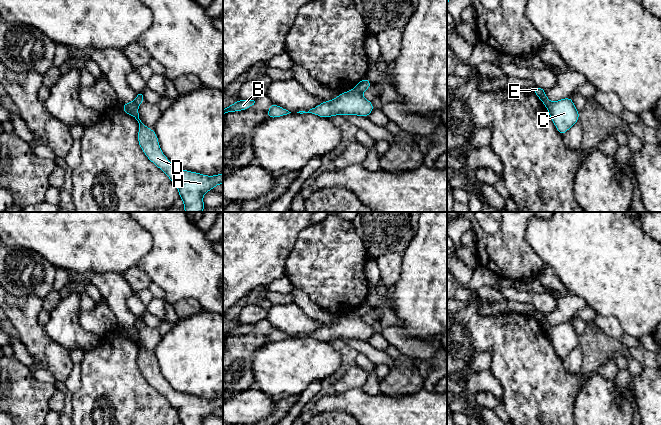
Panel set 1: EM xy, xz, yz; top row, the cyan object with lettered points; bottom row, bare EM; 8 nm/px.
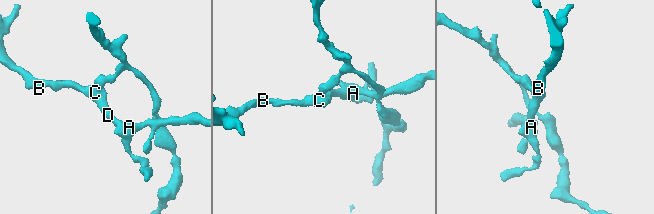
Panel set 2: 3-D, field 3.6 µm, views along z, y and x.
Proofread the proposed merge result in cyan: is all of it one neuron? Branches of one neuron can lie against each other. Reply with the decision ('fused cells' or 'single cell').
fused cells

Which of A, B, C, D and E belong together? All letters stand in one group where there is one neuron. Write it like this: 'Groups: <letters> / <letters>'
Groups: A B C D / E

